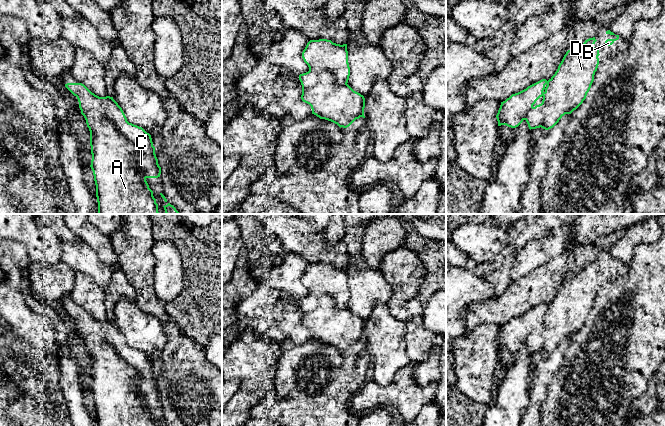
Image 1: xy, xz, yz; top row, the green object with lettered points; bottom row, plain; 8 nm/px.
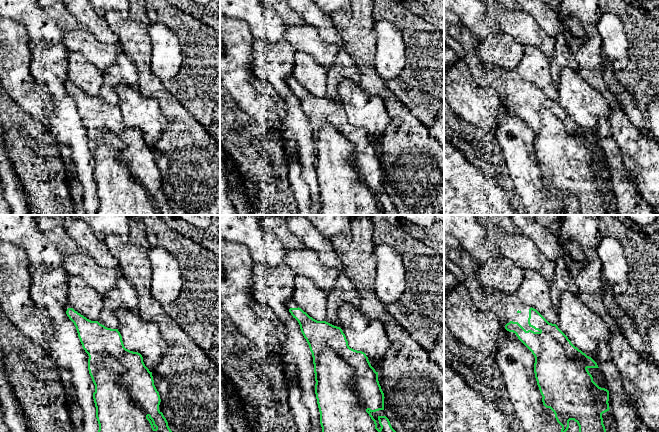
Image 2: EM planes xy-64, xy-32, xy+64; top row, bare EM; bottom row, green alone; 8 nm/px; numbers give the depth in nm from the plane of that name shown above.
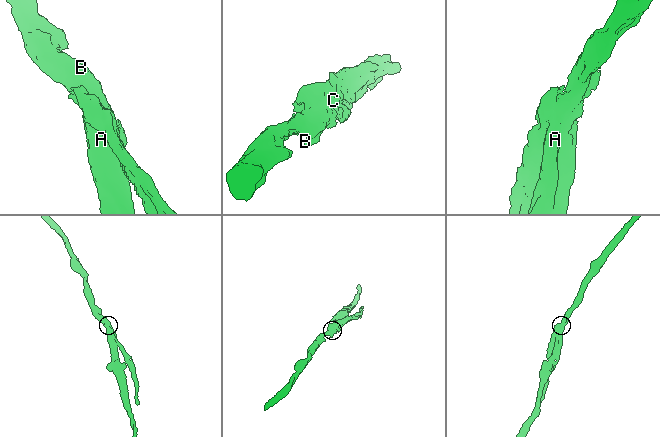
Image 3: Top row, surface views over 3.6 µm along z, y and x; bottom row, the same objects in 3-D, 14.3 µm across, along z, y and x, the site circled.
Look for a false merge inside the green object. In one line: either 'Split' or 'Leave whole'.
Split

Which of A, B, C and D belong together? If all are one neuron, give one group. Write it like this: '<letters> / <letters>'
A B D / C

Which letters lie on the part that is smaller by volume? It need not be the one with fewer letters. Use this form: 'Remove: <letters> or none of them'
Remove: C

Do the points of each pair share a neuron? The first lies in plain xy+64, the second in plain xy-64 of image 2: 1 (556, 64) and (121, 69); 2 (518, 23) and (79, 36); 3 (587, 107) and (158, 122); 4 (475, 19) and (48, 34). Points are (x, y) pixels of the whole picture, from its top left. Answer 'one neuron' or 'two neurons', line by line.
1: one neuron
2: one neuron
3: one neuron
4: one neuron

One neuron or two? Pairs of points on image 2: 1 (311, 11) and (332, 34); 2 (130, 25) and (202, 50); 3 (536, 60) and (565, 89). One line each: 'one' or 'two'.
1: one
2: two
3: two

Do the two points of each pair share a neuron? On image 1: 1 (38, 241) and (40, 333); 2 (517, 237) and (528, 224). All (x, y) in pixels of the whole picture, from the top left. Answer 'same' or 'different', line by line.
1: different
2: same

